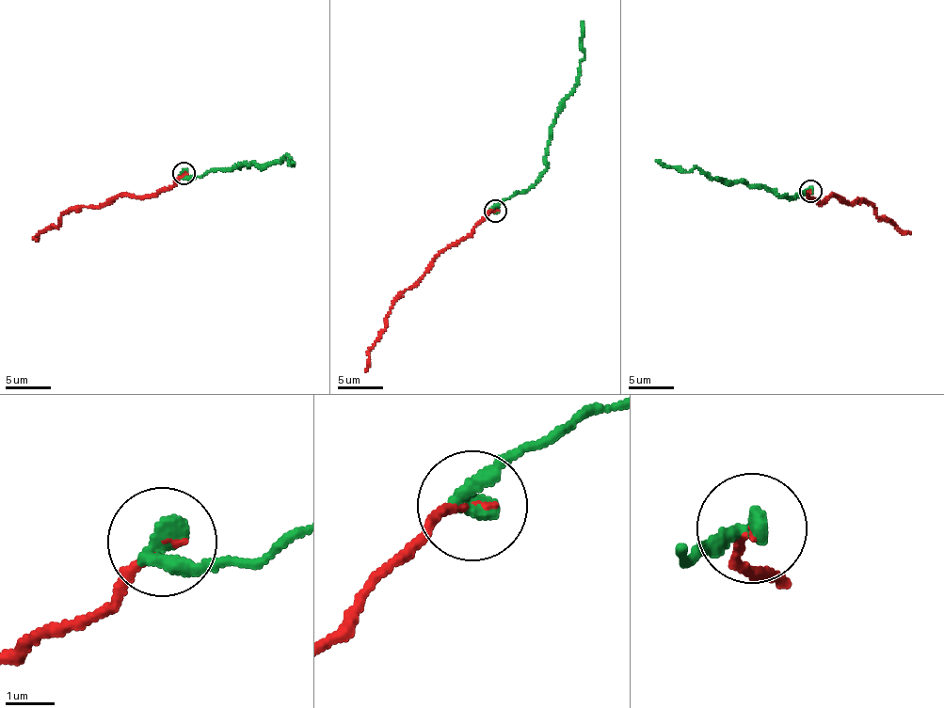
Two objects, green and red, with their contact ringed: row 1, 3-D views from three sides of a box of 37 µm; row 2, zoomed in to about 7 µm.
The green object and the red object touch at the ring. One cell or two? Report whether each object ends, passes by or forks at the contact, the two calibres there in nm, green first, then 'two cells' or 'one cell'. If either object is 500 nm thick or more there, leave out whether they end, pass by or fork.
green ends | red ends | 440/130 nm | one cell

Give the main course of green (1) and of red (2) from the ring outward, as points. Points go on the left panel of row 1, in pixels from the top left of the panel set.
1: (183, 174), (190, 178), (255, 164), (261, 169), (286, 155), (292, 166), (295, 163)
2: (183, 174), (169, 186), (154, 194), (121, 195), (97, 207), (81, 206), (61, 214), (60, 224), (33, 239)

